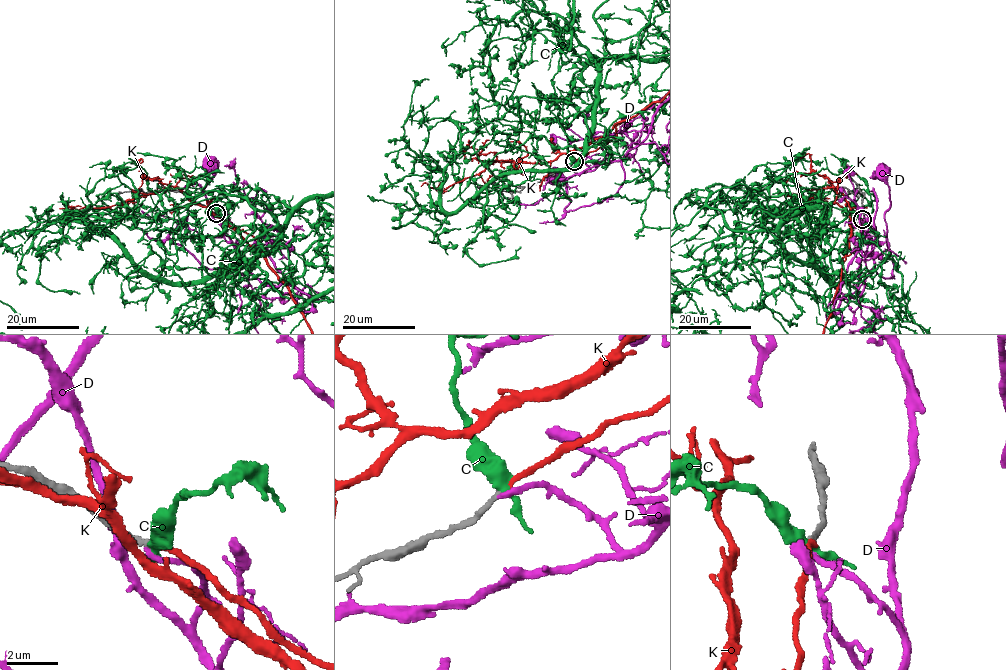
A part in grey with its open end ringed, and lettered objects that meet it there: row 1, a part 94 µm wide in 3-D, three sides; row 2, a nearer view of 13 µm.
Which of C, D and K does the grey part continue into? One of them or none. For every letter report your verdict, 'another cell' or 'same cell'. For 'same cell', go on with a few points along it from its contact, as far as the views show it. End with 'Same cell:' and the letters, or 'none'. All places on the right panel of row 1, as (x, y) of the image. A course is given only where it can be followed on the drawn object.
C: another cell
D: another cell
K: same cell
Same cell: K

